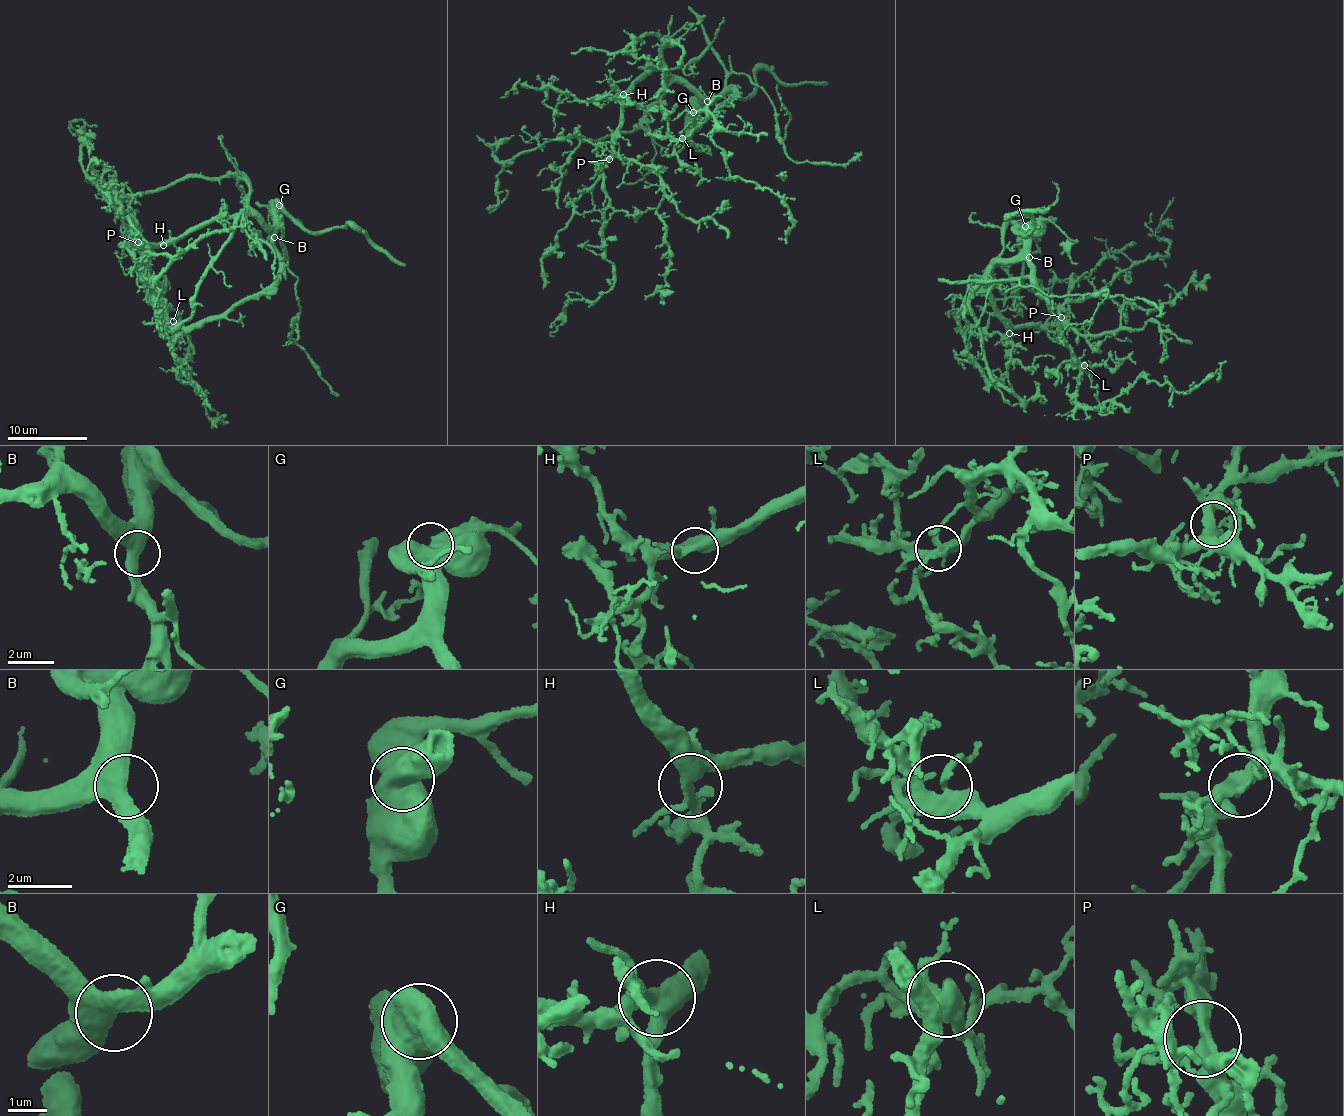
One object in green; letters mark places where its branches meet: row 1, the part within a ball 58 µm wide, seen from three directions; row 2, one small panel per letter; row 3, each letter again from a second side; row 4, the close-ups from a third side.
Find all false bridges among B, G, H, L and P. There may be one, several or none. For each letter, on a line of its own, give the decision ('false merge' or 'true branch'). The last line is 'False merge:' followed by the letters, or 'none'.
B: true branch
G: true branch
H: true branch
L: true branch
P: true branch
False merge: none

